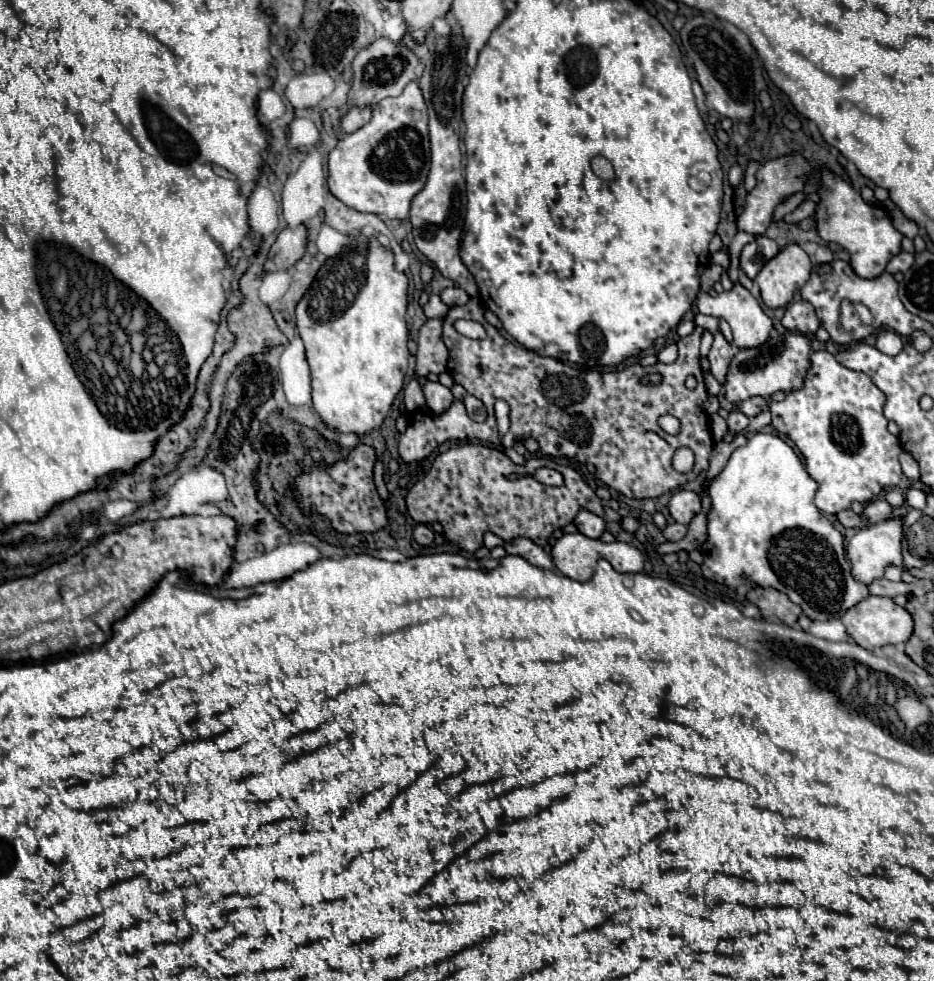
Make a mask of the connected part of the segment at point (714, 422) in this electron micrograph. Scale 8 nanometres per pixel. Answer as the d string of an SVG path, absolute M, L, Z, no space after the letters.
M710 415L710 429L716 441L722 441L722 437L726 435L726 421L720 415Z

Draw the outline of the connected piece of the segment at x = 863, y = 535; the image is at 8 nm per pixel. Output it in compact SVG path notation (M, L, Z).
M888 517L876 525L870 525L868 529L856 531L856 535L850 539L846 547L854 577L868 585L872 579L880 579L888 565L902 565L902 537L904 537L902 517Z

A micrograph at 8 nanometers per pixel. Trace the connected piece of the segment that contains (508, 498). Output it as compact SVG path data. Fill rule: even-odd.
M480 442L456 444L446 453L440 453L430 471L410 487L406 507L418 523L426 525L438 521L444 527L446 537L470 553L482 547L482 537L486 531L496 533L504 541L528 537L536 545L544 547L552 531L572 523L580 509L594 515L604 515L600 497L572 467L558 465L548 457L532 457L524 467L520 467L502 451L484 447ZM544 465L558 469L566 483L562 487L548 487L536 481L532 473Z

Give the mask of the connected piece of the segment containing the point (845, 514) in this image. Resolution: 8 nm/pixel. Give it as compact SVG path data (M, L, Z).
M844 509L844 511L840 511L836 517L838 517L838 521L840 521L844 527L858 527L858 525L860 525L860 517L858 517L852 509Z

